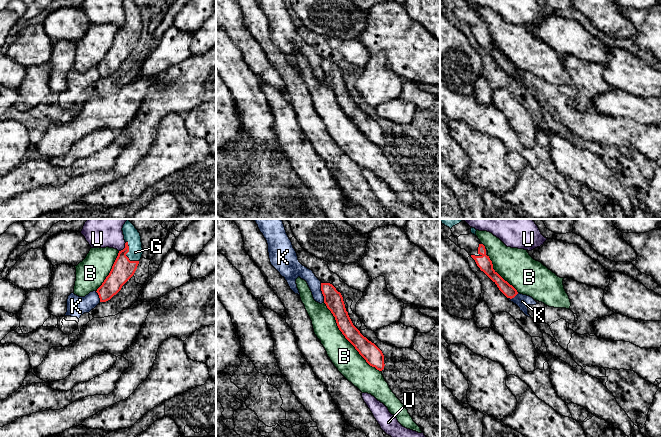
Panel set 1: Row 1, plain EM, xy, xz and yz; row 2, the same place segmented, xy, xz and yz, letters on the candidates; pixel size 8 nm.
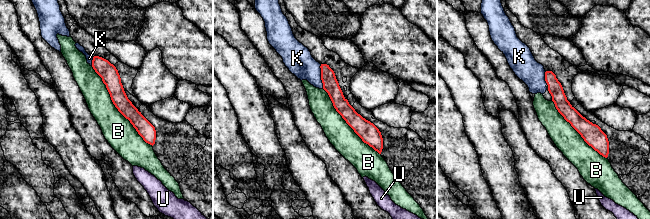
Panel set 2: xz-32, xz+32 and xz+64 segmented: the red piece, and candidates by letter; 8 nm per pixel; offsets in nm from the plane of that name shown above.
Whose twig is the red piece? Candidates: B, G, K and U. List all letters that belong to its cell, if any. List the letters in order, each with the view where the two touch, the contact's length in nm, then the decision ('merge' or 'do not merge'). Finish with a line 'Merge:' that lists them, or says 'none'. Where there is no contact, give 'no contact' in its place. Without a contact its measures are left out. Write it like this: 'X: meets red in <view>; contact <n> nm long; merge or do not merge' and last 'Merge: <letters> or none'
B: meets red in xz; contact 700 nm long; do not merge
G: meets red in xy; contact 190 nm long; merge
K: meets red in xz; contact 160 nm long; do not merge
U: meets red in xy; contact 100 nm long; do not merge
Merge: G

